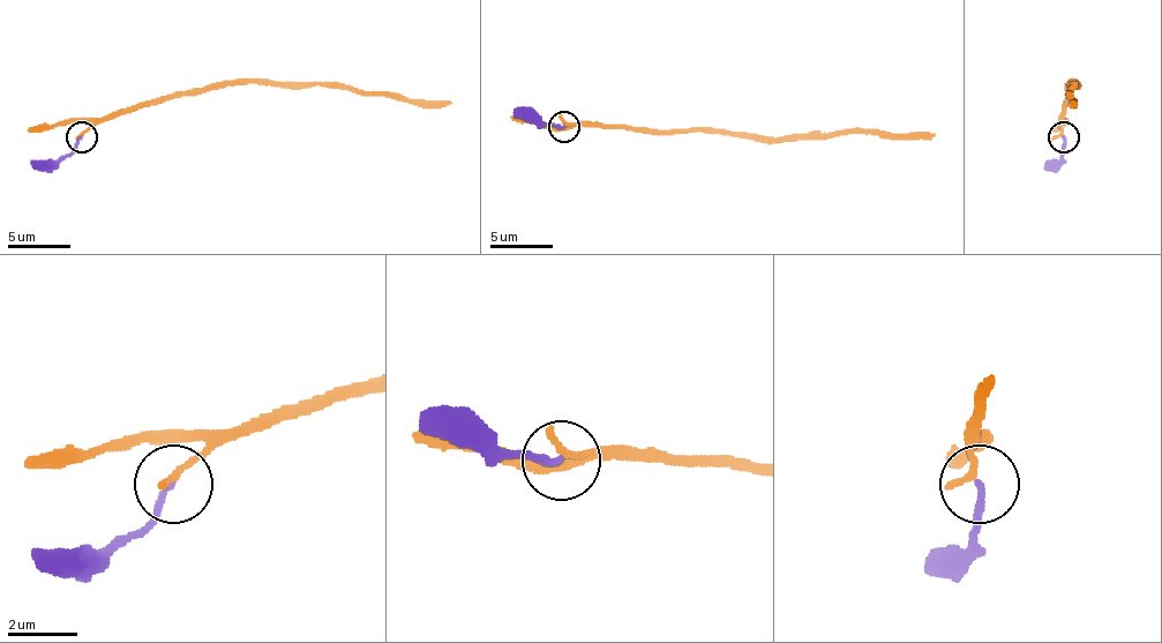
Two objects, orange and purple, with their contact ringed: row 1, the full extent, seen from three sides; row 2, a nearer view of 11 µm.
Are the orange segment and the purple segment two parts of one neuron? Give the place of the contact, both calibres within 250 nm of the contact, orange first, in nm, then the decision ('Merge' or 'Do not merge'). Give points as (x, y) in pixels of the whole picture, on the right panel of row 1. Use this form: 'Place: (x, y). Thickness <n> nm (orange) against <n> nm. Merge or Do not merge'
Place: (1064, 137). Thickness 240 nm (orange) against 190 nm. Do not merge

